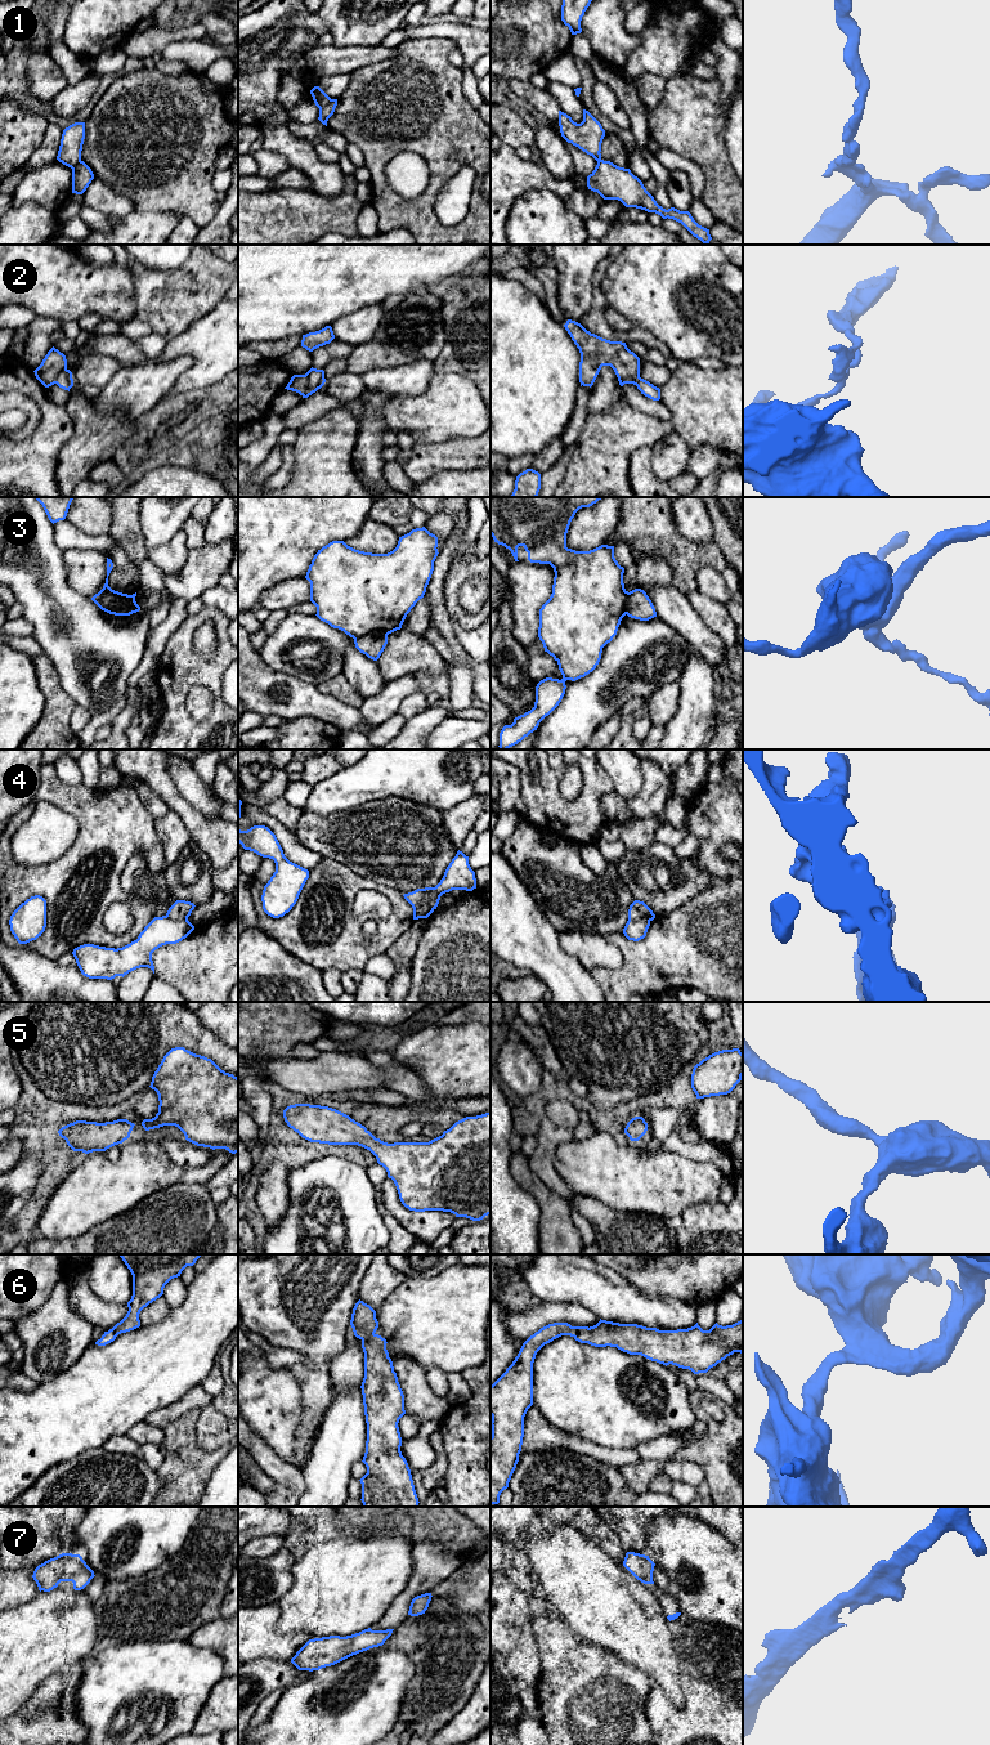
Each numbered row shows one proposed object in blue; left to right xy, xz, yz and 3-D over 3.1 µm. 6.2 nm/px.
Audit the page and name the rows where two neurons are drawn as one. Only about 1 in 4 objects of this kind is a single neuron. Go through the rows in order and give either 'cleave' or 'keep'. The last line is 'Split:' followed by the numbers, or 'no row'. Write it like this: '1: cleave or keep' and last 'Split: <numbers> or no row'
1: cleave
2: cleave
3: cleave
4: cleave
5: keep
6: keep
7: keep
Split: 1, 2, 3, 4

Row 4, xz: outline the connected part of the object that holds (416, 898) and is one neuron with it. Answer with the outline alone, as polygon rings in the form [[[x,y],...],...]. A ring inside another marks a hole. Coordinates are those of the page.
[[[434,887],[417,889],[412,892],[404,894],[403,896],[413,908],[413,920],[422,918],[421,905],[426,898],[434,909],[436,909],[440,900],[440,896],[434,894]]]

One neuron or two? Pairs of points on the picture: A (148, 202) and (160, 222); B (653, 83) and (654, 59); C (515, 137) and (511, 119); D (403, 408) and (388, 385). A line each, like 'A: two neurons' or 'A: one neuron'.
A: two neurons
B: two neurons
C: one neuron
D: two neurons

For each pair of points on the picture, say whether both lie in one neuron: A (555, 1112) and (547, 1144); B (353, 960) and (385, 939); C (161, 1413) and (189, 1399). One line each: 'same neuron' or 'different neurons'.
A: different neurons
B: same neuron
C: same neuron

